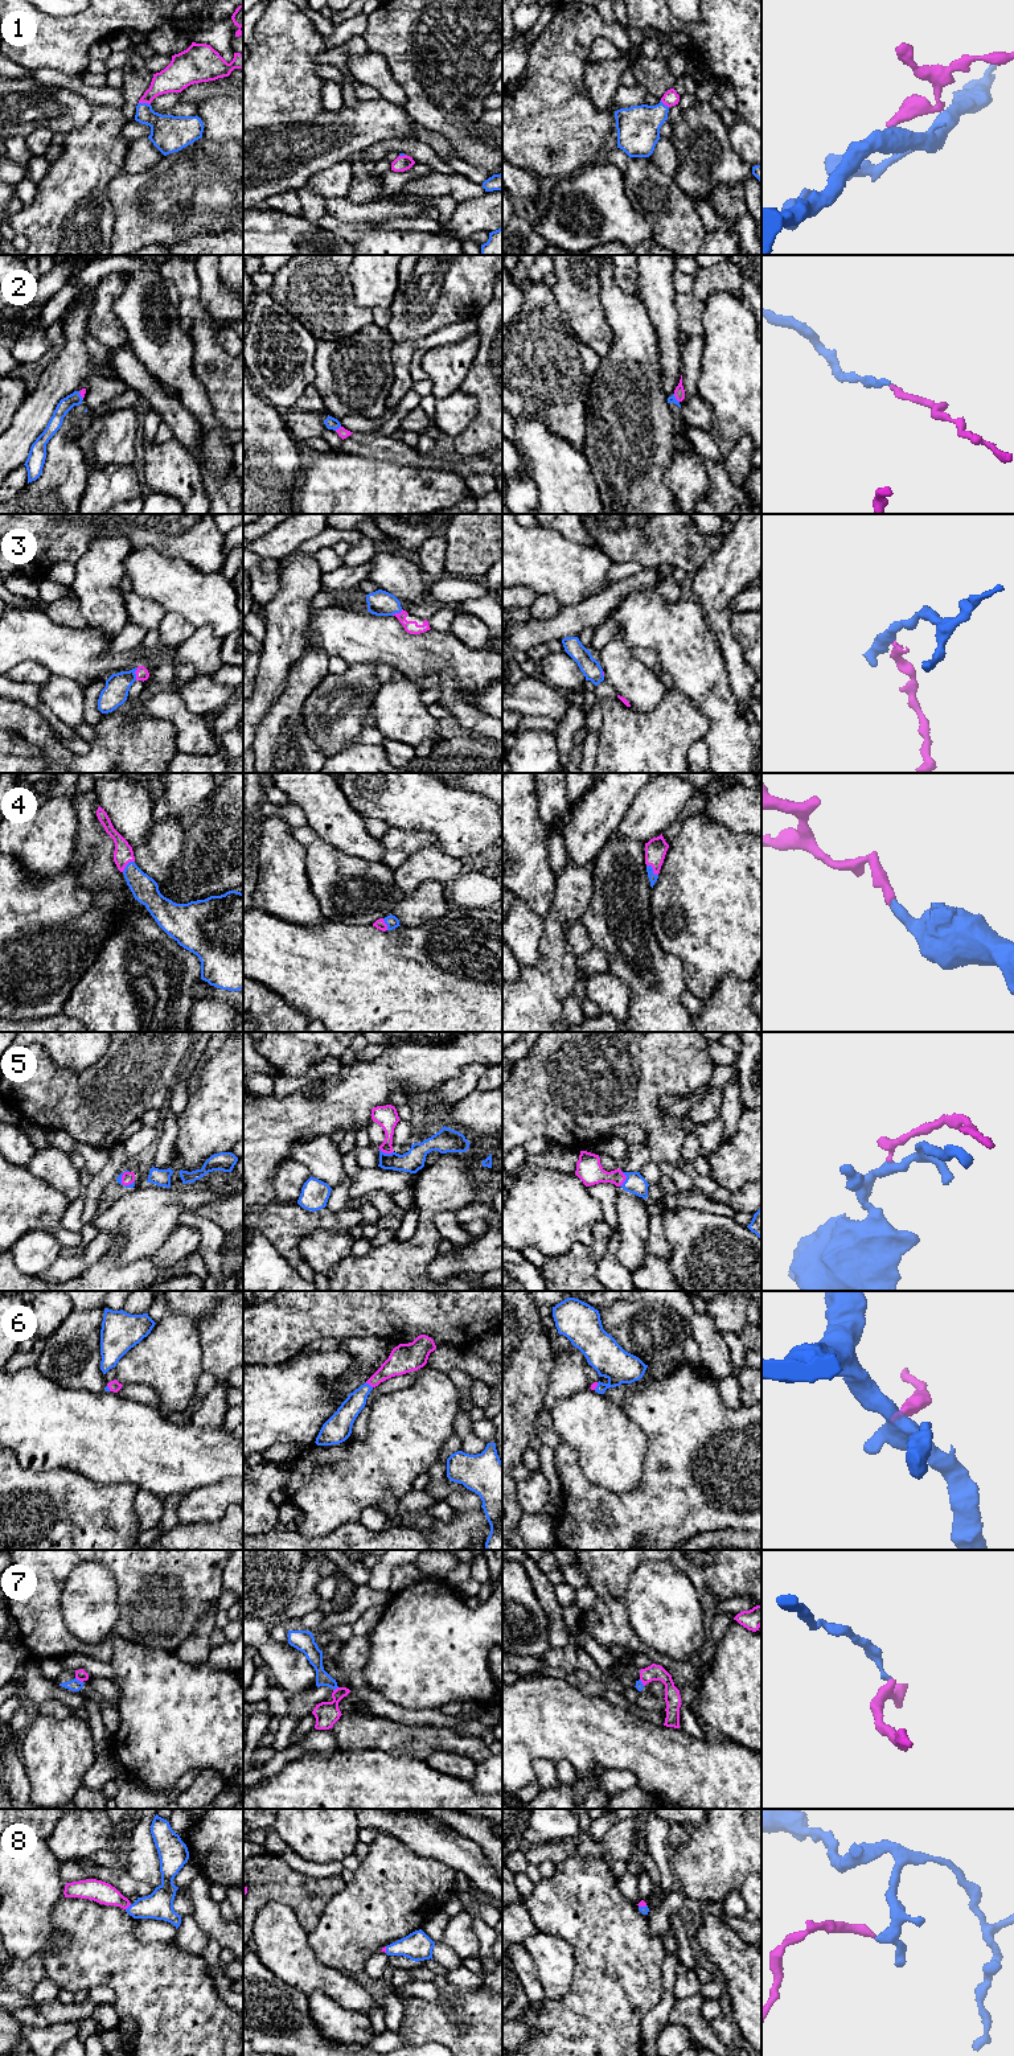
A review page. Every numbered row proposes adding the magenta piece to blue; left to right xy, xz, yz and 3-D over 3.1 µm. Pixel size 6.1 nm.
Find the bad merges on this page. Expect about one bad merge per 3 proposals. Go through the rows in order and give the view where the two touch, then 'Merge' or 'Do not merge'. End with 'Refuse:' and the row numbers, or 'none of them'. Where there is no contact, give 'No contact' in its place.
1: Touches blue in xy. Merge
2: Touches blue in xz. Merge
3: Touches blue in xy. Merge
4: Touches blue in yz. Merge
5: Touches blue in yz. Merge
6: Touches blue in xz. Merge
7: Touches blue in xy. Do not merge
8: Touches blue in xy. Merge
Refuse: 7

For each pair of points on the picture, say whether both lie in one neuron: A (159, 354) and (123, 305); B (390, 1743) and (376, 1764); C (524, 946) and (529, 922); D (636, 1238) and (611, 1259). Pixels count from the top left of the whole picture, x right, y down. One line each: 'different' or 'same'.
A: same
B: different
C: same
D: different

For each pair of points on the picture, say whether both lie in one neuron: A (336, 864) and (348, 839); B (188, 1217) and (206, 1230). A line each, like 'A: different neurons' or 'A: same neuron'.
A: different neurons
B: same neuron

